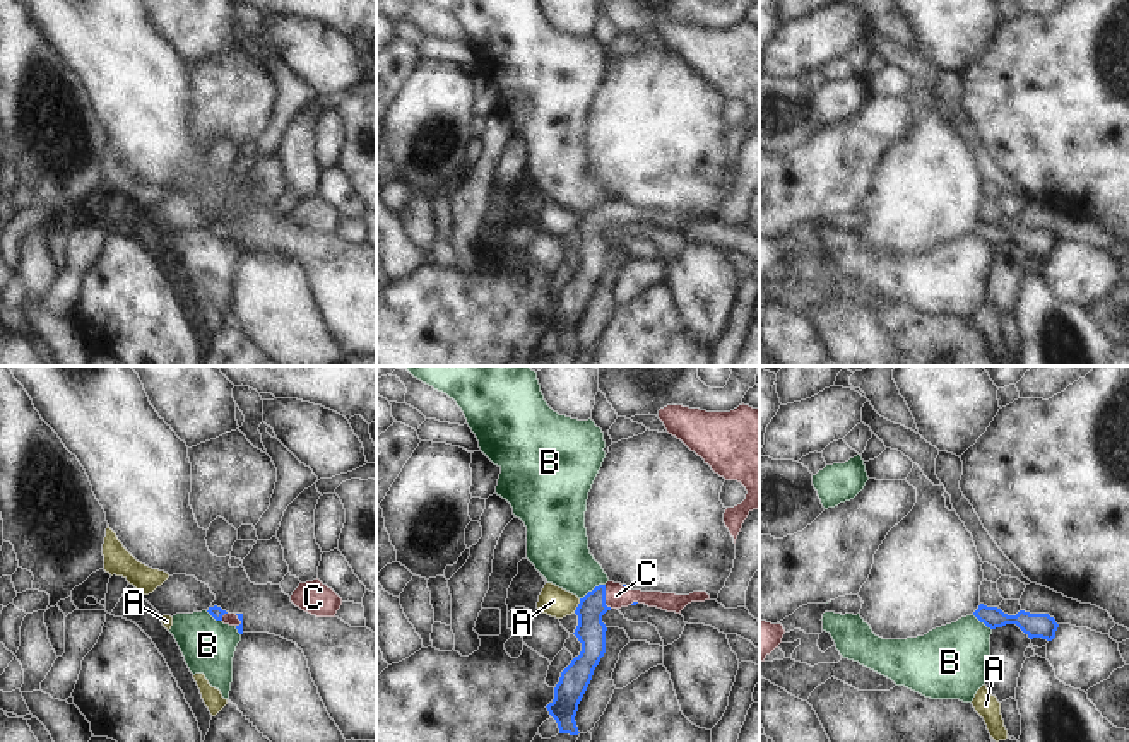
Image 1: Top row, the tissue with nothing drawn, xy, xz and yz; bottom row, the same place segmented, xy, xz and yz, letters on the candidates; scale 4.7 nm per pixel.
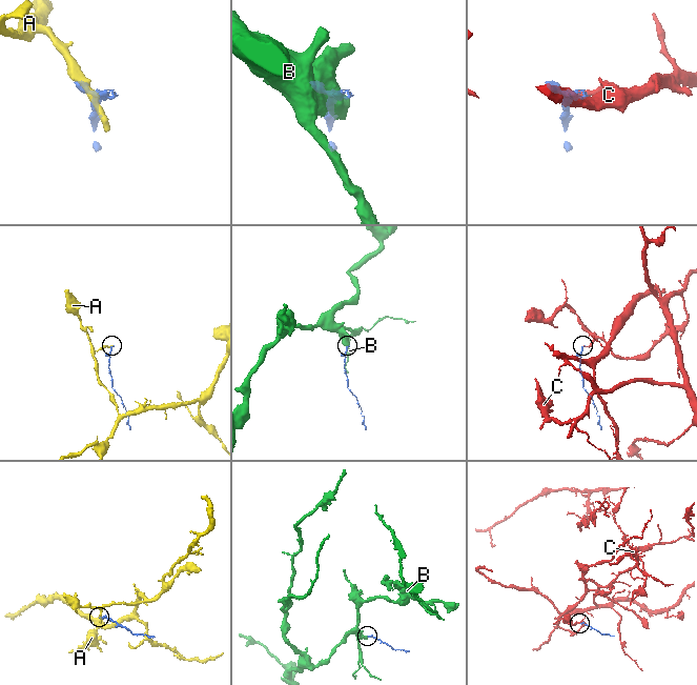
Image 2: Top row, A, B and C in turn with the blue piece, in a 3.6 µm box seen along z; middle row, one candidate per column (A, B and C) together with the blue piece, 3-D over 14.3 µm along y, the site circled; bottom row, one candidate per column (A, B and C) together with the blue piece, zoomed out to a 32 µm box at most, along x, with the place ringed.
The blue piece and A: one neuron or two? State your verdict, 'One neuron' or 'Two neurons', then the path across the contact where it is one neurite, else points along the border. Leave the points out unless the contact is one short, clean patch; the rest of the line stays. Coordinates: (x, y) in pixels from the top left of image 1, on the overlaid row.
Two neurons. Boundary: xz (580, 599), (573, 612).

